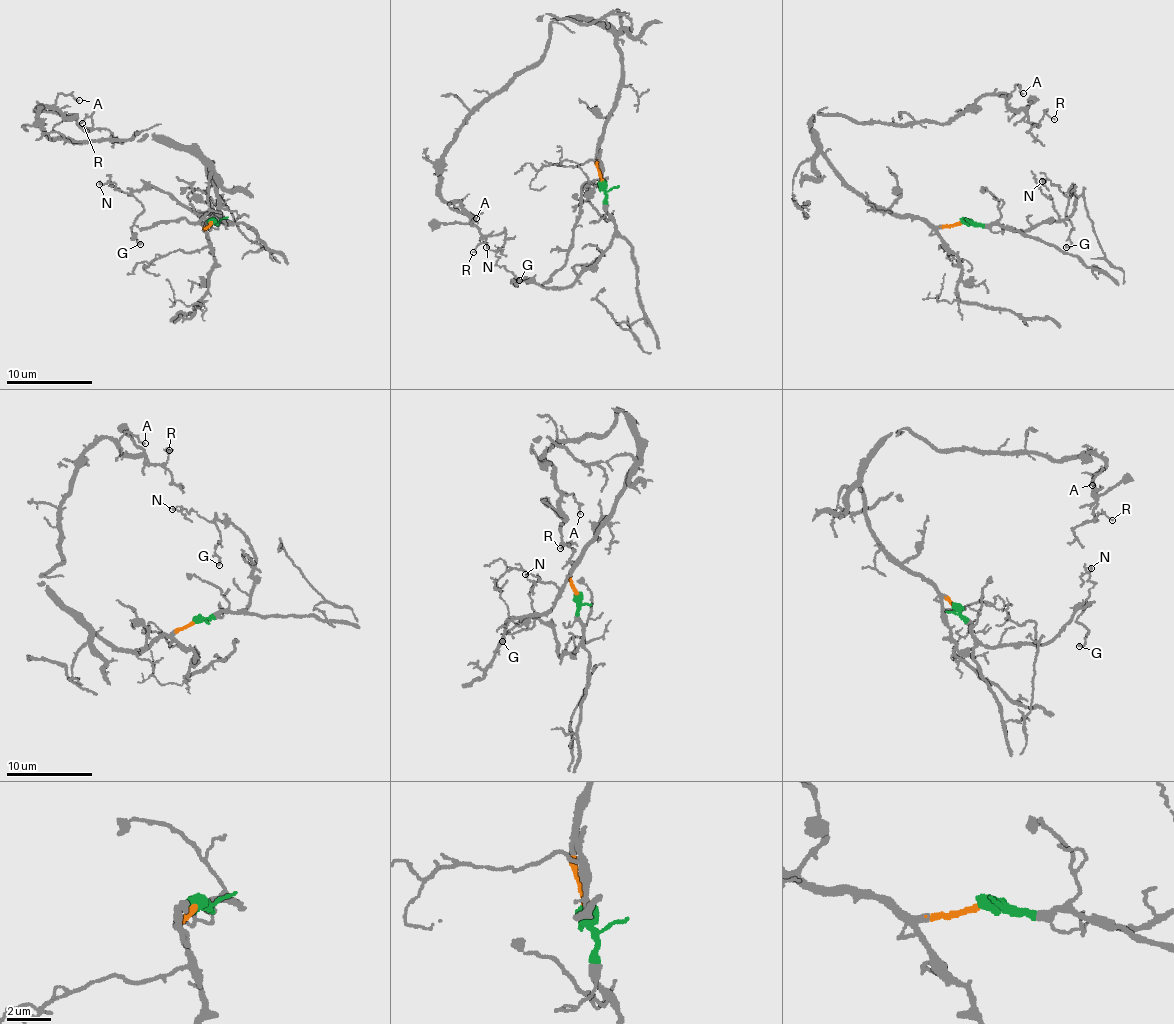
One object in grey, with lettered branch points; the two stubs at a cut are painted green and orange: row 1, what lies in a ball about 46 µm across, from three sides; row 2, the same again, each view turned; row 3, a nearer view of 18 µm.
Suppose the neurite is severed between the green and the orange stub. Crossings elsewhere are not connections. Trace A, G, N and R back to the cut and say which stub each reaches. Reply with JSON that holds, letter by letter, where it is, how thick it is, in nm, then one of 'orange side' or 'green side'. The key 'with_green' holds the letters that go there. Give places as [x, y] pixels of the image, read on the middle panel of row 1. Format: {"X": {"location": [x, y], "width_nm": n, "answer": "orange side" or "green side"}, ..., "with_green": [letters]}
{"A": {"location": [476, 218], "width_nm": 130, "answer": "orange side"}, "G": {"location": [519, 280], "width_nm": 160, "answer": "green side"}, "N": {"location": [486, 247], "width_nm": 120, "answer": "green side"}, "R": {"location": [473, 252], "width_nm": 100, "answer": "orange side"}, "with_green": ["G", "N"]}

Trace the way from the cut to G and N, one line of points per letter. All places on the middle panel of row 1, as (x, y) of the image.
G: (602, 181), (607, 213), (615, 229), (610, 246), (569, 285), (516, 280), (525, 277), (512, 281), (520, 280)
N: (602, 181), (607, 213), (615, 229), (613, 242), (569, 285), (542, 286), (514, 277), (487, 246)

